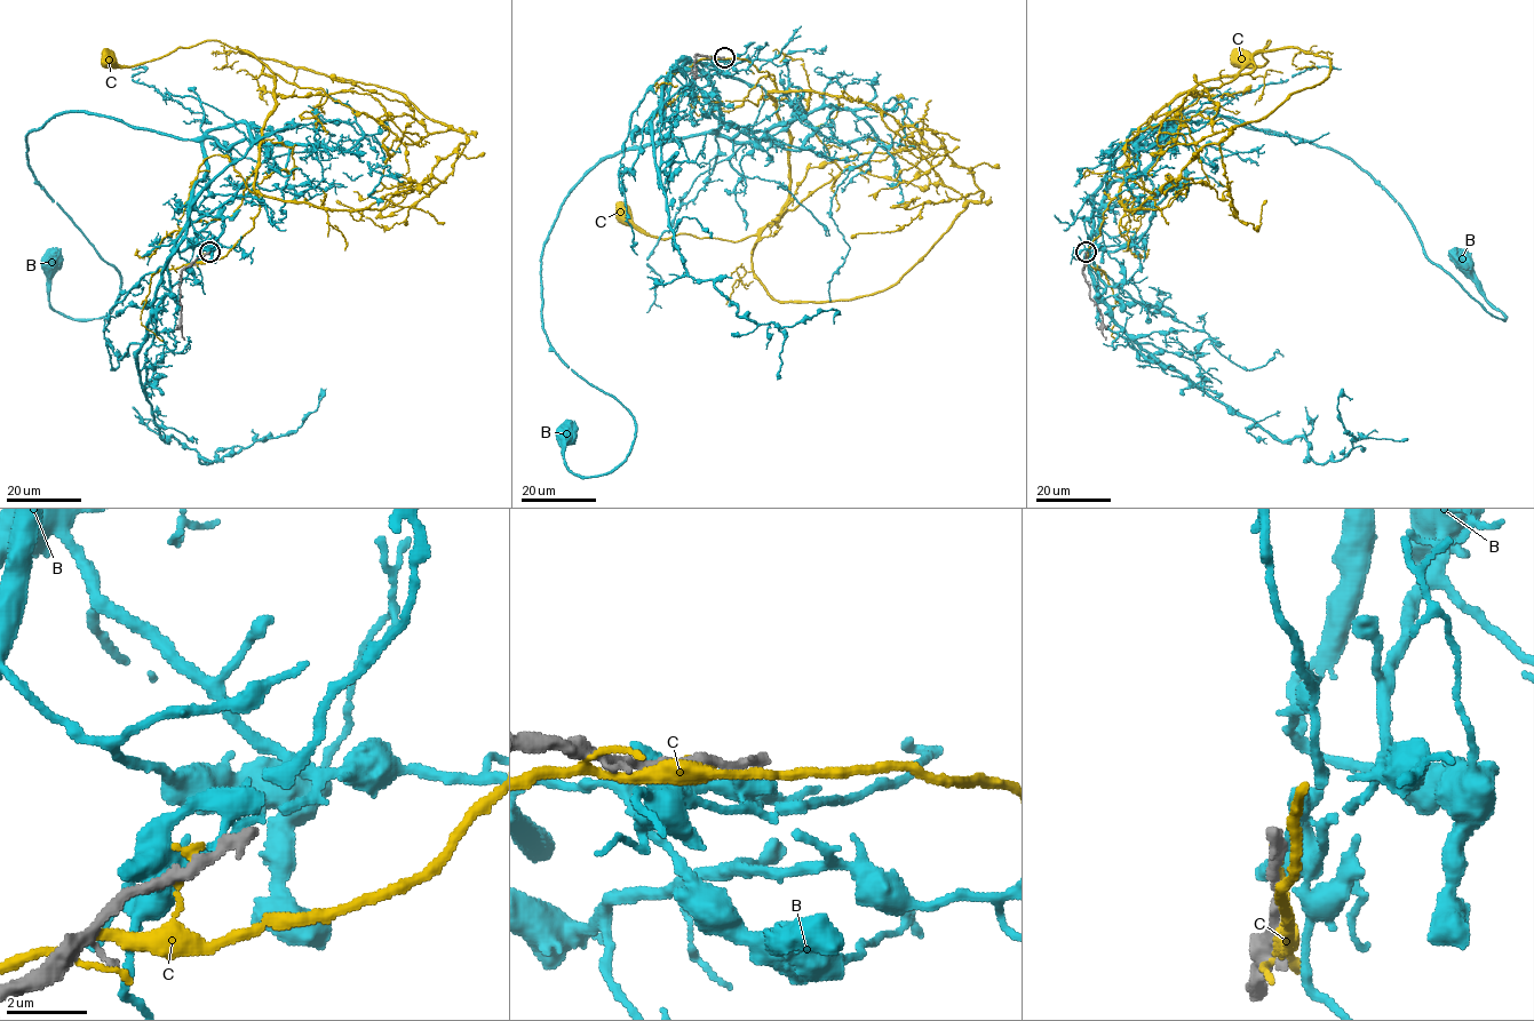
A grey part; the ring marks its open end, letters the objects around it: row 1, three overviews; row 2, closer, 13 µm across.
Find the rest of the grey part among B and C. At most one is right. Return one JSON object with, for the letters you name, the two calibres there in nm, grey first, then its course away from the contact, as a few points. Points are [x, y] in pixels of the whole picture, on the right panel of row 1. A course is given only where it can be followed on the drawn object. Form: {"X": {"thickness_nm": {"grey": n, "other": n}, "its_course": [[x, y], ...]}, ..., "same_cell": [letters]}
{"same_cell": []}

